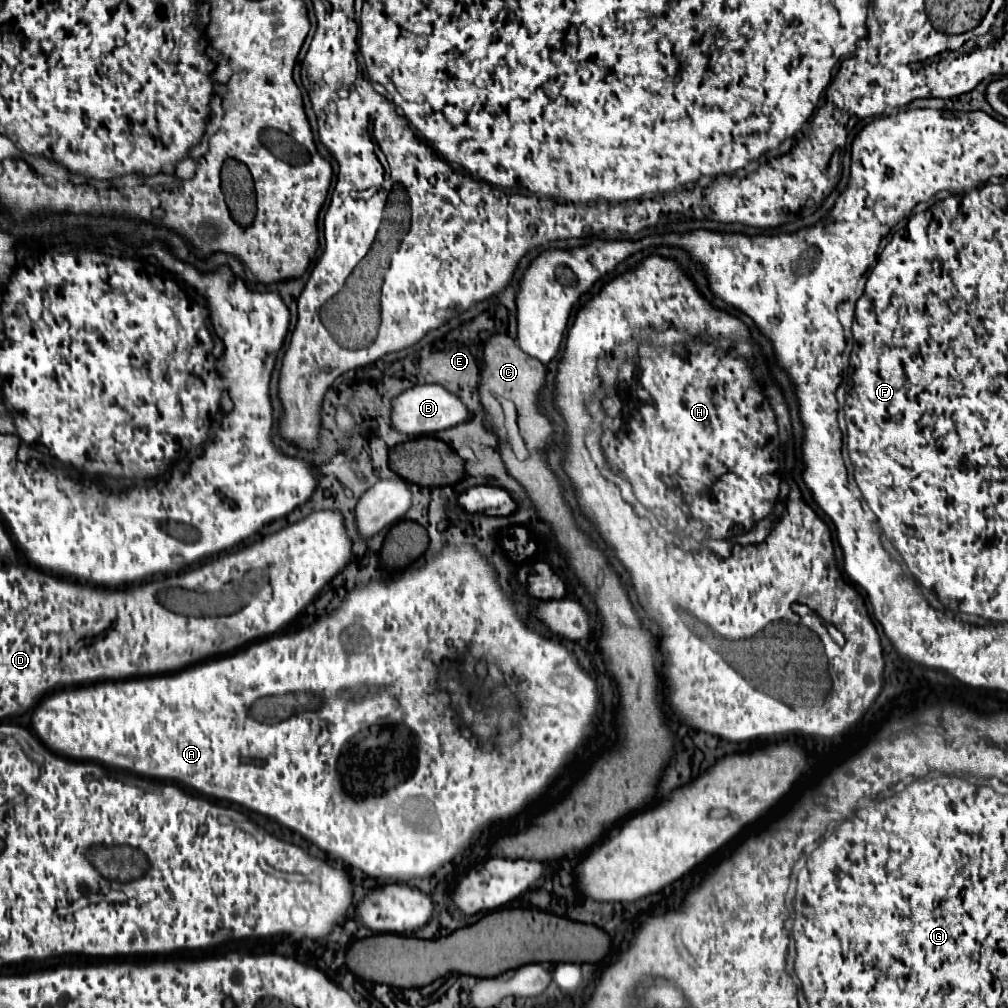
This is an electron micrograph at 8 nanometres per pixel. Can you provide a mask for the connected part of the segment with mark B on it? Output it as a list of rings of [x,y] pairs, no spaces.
[[[417,385],[413,389],[407,389],[405,393],[401,393],[401,397],[397,397],[397,401],[393,401],[391,423],[393,429],[399,433],[417,435],[417,433],[433,433],[433,431],[455,427],[461,421],[465,421],[467,415],[469,413],[461,403],[461,399],[449,393],[447,389],[443,389],[441,385]]]

